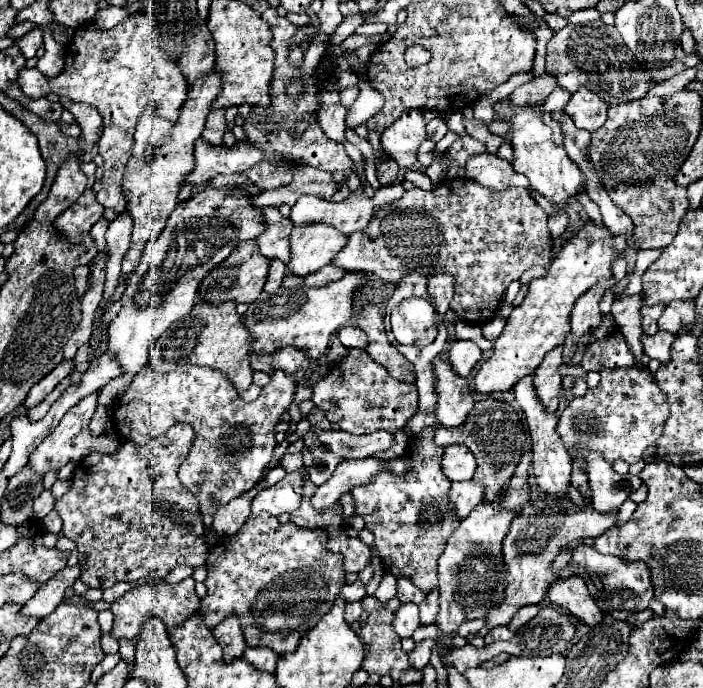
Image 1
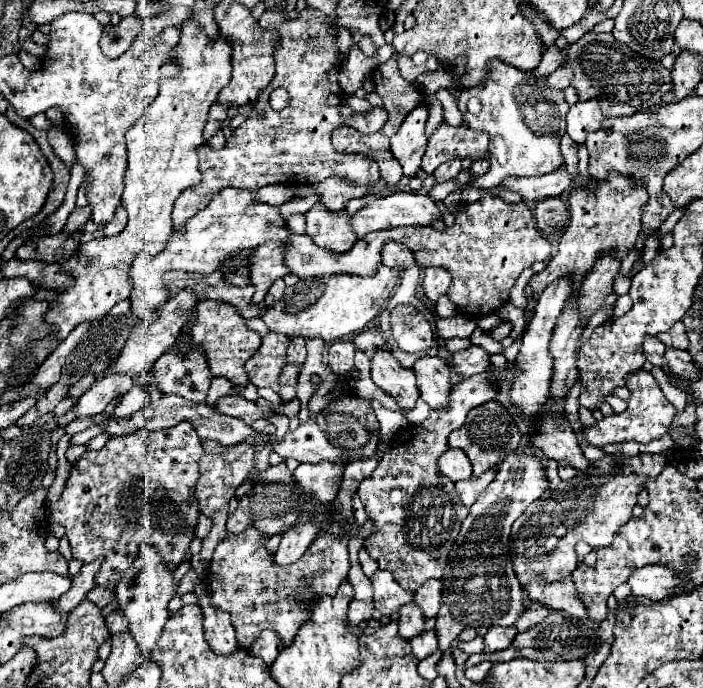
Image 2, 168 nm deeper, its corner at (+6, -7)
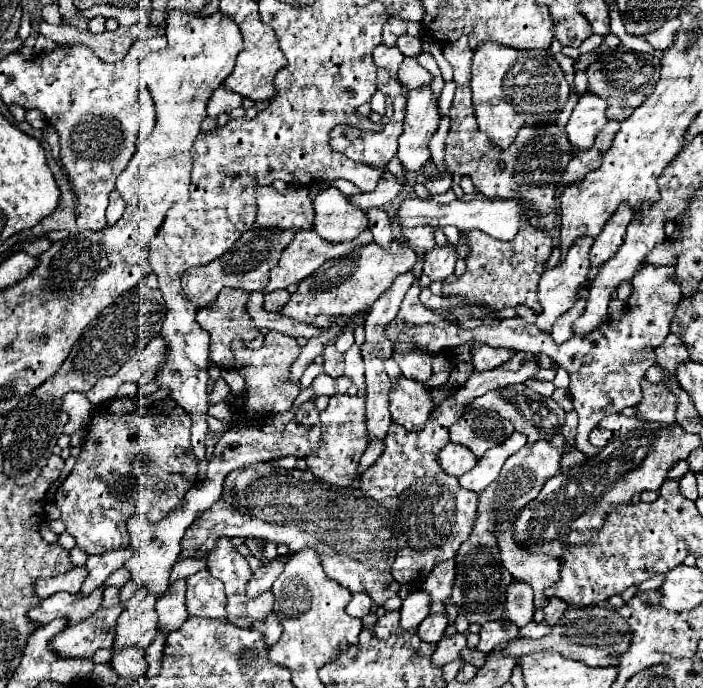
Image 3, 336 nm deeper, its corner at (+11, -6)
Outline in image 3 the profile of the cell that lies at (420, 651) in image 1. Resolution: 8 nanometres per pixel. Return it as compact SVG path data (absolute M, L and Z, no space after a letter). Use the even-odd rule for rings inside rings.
M433 613L417 627L417 633L427 643L437 643L443 637L445 627L447 627L447 613Z

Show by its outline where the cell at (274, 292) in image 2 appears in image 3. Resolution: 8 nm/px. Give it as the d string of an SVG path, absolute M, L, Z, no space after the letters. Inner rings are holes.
M279 289L279 291L271 291L271 293L265 293L265 303L263 303L263 309L265 311L281 311L283 305L289 301L289 291L285 289Z

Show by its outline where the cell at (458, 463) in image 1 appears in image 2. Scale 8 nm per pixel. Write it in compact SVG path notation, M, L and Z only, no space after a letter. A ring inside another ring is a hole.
M446 450L440 458L438 458L438 470L440 474L444 474L446 478L450 478L452 482L458 480L466 480L472 476L472 466L468 456L462 450Z

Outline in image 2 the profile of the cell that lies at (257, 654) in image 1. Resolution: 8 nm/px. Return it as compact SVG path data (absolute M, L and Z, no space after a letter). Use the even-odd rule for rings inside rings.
M262 632L262 636L250 648L250 654L262 658L266 662L266 666L272 666L272 662L280 654L280 650L282 650L282 642L278 640L278 634L276 632Z

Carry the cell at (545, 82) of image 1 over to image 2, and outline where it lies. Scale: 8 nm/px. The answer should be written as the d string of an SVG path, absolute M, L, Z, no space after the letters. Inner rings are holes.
M558 68L558 70L554 70L554 72L546 78L546 86L548 86L548 88L556 88L556 90L568 88L572 74L574 74L574 72L570 72L570 68Z

